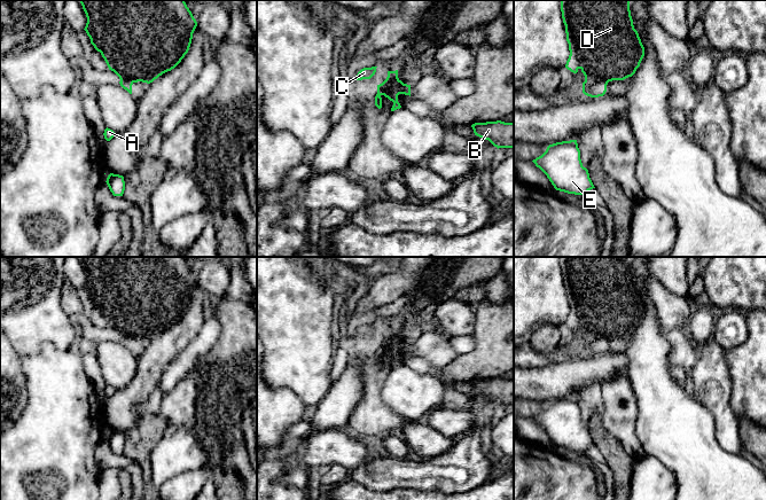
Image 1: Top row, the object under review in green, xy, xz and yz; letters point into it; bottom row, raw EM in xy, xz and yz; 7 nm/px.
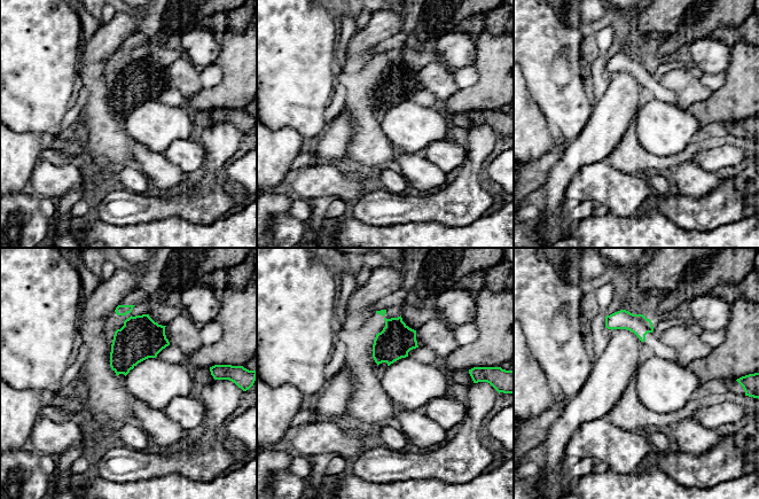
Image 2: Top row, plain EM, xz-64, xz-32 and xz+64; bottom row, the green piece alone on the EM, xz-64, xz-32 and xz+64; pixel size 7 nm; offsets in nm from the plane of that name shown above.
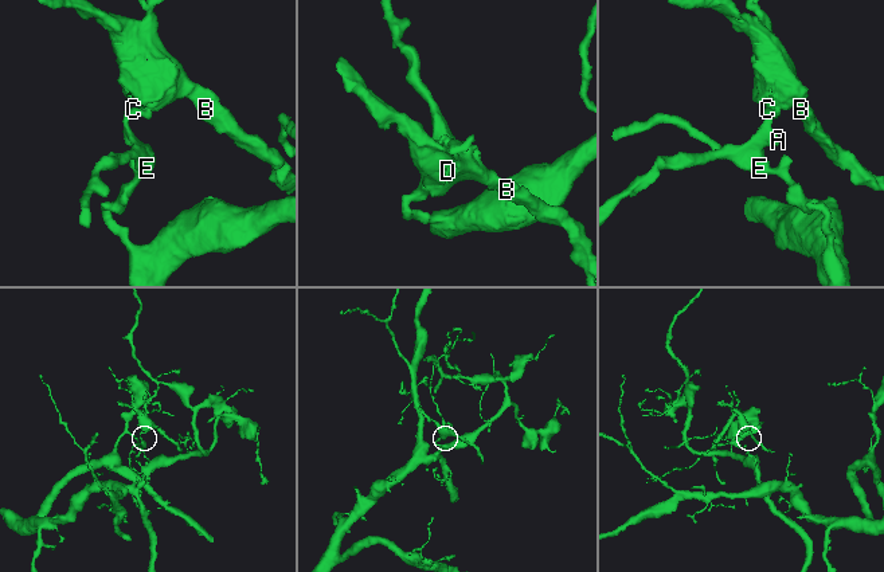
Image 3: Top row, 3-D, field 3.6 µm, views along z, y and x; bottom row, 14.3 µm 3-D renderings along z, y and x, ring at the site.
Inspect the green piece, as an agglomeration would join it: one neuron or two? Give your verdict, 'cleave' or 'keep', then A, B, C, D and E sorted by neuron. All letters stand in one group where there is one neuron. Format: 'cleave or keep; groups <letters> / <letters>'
cleave; groups A C E / B D

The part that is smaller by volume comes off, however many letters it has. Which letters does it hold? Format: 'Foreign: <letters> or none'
Foreign: B, D

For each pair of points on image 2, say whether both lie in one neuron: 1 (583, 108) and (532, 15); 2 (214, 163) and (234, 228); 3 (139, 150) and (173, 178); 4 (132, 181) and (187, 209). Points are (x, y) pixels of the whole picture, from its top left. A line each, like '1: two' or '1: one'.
1: one
2: two
3: one
4: two

